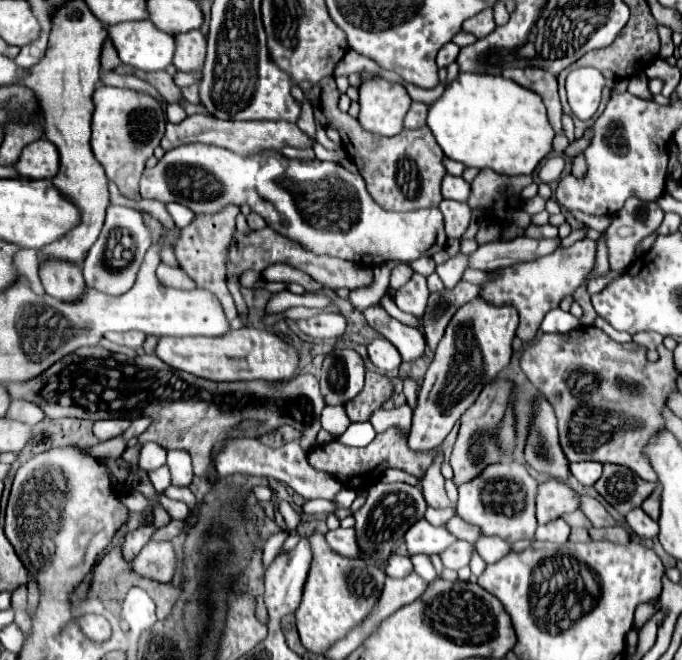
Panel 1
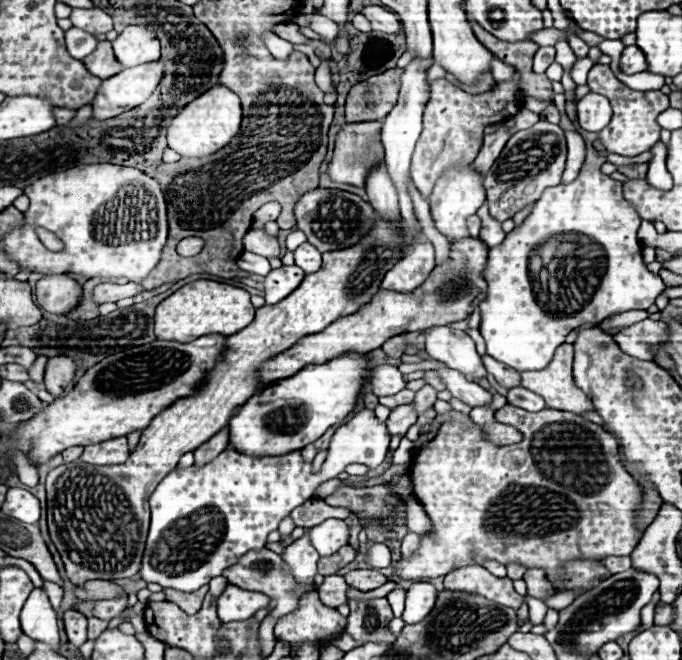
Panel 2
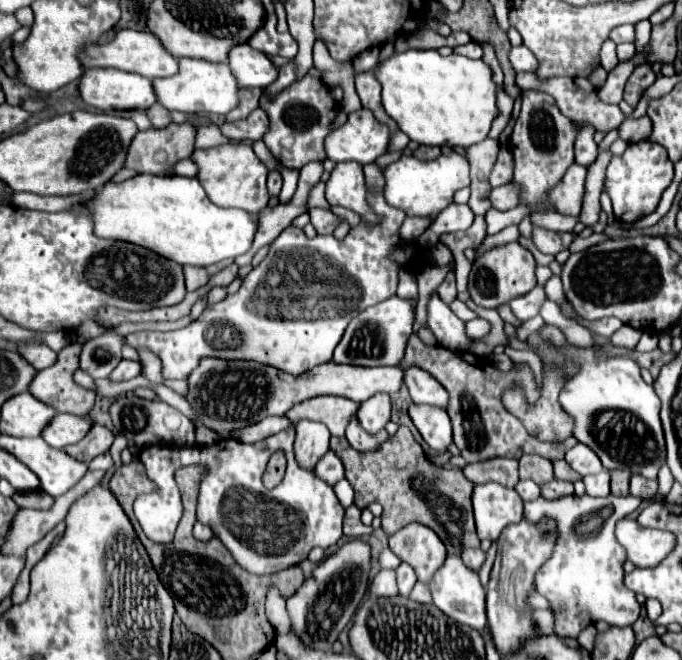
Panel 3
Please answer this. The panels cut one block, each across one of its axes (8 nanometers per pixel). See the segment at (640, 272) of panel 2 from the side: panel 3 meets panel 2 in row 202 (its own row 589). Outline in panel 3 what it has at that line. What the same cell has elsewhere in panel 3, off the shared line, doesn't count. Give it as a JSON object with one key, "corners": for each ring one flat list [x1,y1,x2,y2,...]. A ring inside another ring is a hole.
{"corners":[[564,496,558,500,538,498,524,504,524,518,538,524,542,518,556,522,556,544,552,556,540,568,534,578,536,592,550,602,554,616,554,632,566,638,578,638,578,634,600,620,608,624,634,624,640,614,636,594,624,586,624,562,626,550,614,536,618,520,626,518,640,506,640,498,634,496]]}

